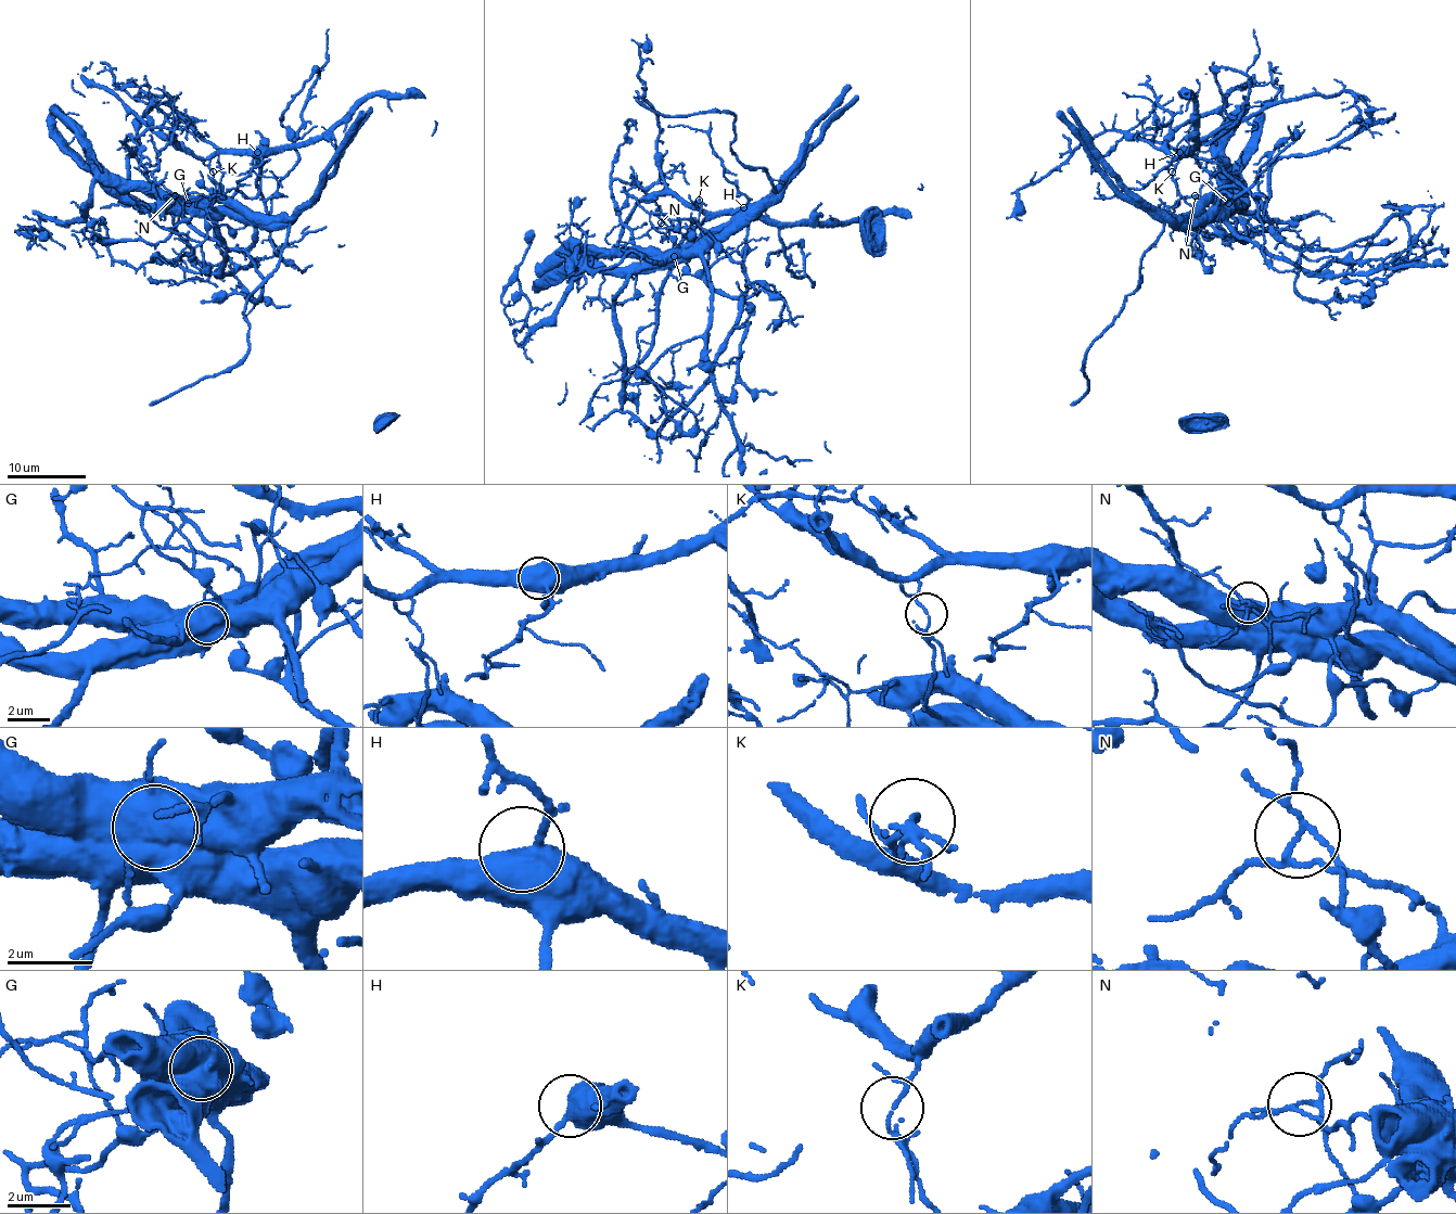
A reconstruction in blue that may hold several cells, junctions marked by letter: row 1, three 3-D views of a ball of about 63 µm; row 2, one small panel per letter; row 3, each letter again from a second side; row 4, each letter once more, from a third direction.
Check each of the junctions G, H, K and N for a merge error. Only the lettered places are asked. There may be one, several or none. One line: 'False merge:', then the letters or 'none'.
False merge: G, K

